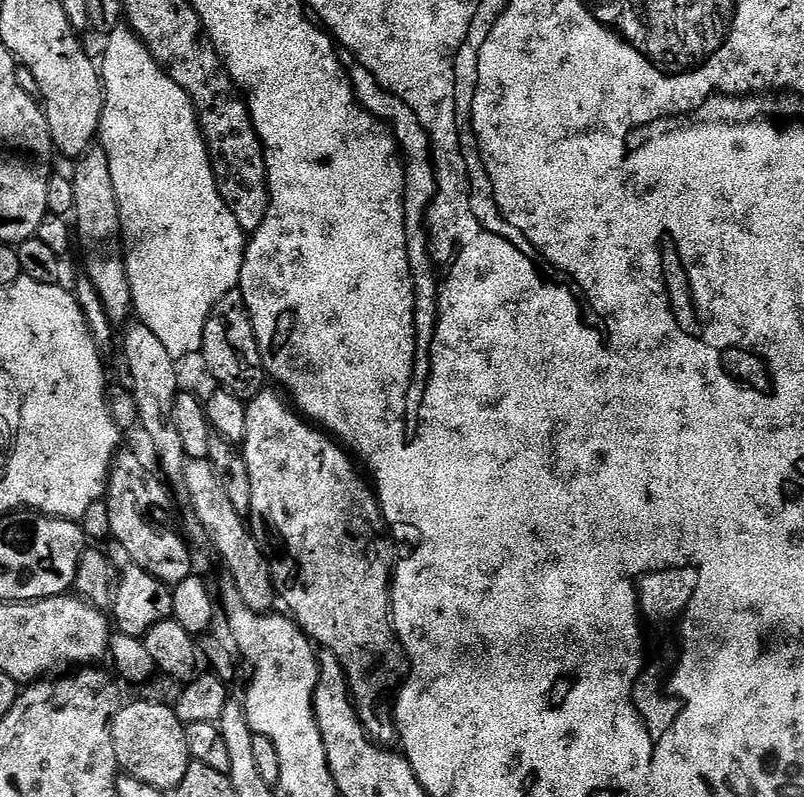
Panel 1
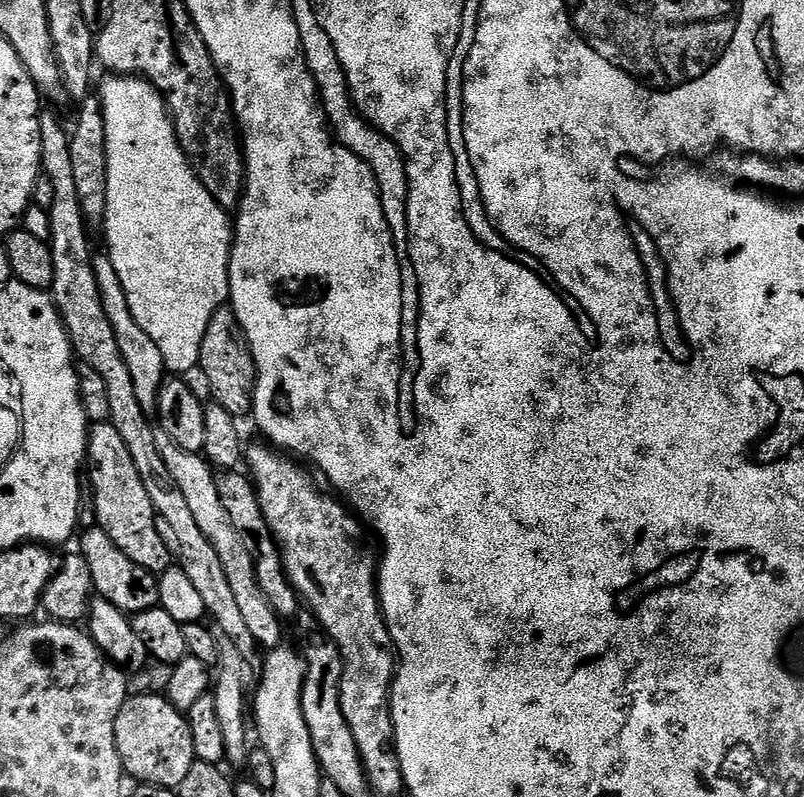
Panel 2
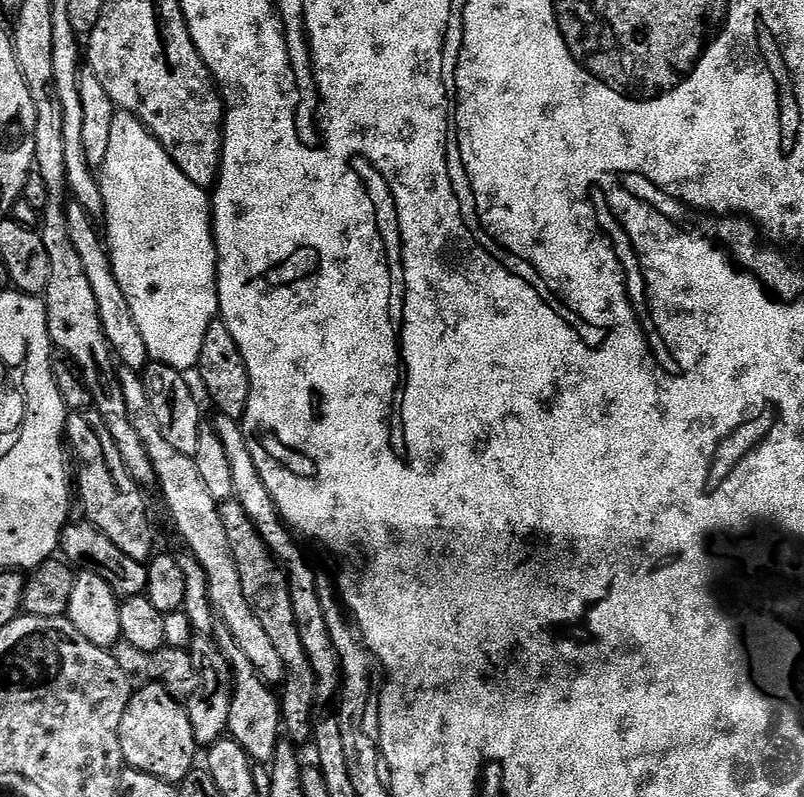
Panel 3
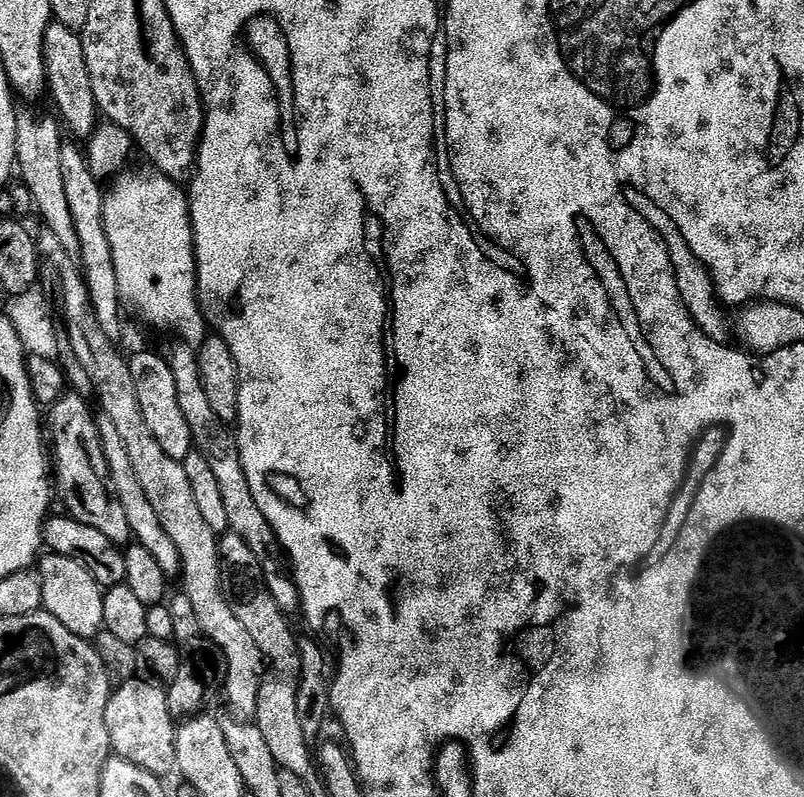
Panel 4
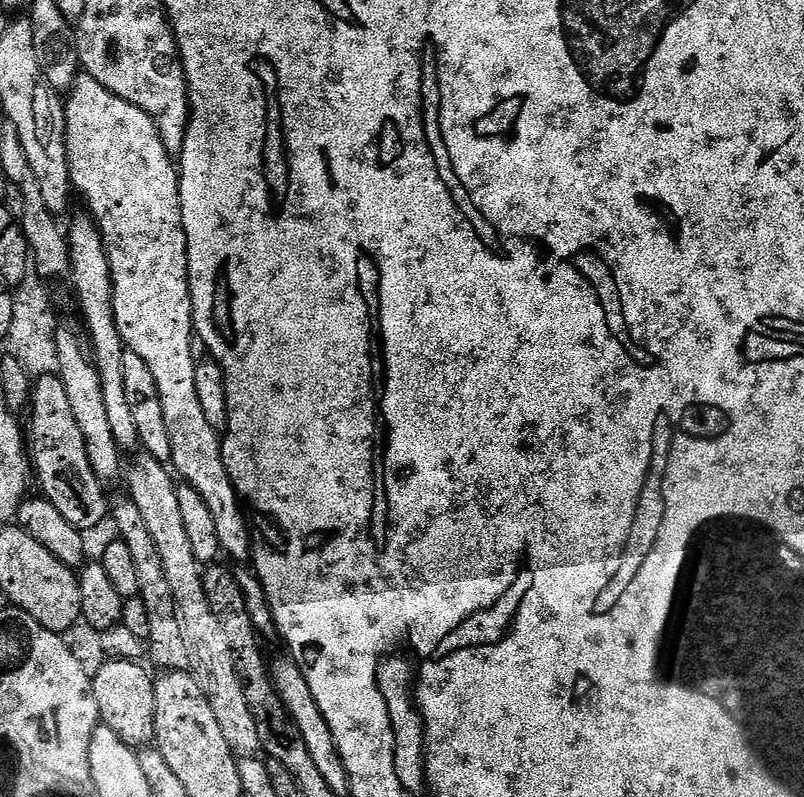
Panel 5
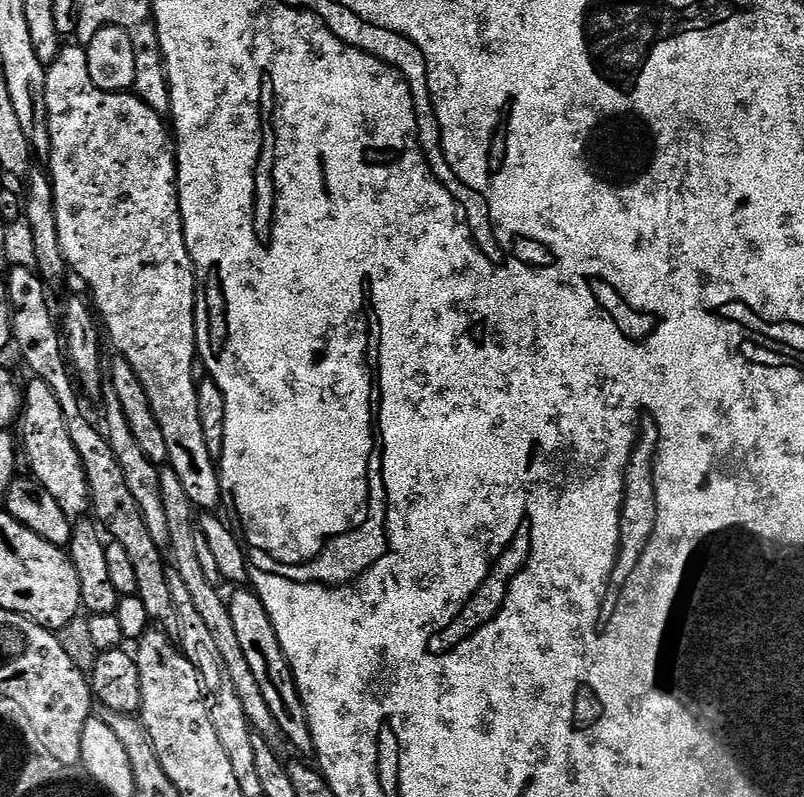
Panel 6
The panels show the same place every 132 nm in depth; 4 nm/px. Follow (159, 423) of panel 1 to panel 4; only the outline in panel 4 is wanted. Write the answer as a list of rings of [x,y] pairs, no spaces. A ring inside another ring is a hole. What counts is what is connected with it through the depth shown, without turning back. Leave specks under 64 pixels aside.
[[[55,115],[24,116],[18,119],[18,142],[16,143],[16,162],[19,179],[25,184],[33,196],[35,211],[44,219],[47,231],[53,232],[62,242],[62,250],[70,254],[74,261],[80,259],[80,243],[78,230],[74,230],[74,214],[70,214],[70,198],[68,197],[68,181],[64,168],[64,140],[60,137],[62,124]]]

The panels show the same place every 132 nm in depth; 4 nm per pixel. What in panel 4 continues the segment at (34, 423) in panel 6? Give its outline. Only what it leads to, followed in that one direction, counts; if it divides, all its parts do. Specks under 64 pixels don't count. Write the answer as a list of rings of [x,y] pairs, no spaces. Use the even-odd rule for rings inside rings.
[[[64,394],[47,409],[46,428],[52,431],[50,452],[54,457],[54,488],[59,503],[60,500],[64,503],[63,511],[73,520],[94,526],[94,530],[106,534],[110,542],[124,546],[132,540],[130,522],[126,522],[126,510],[122,510],[122,502],[118,502],[112,490],[94,408],[92,412],[88,403],[79,394]]]

